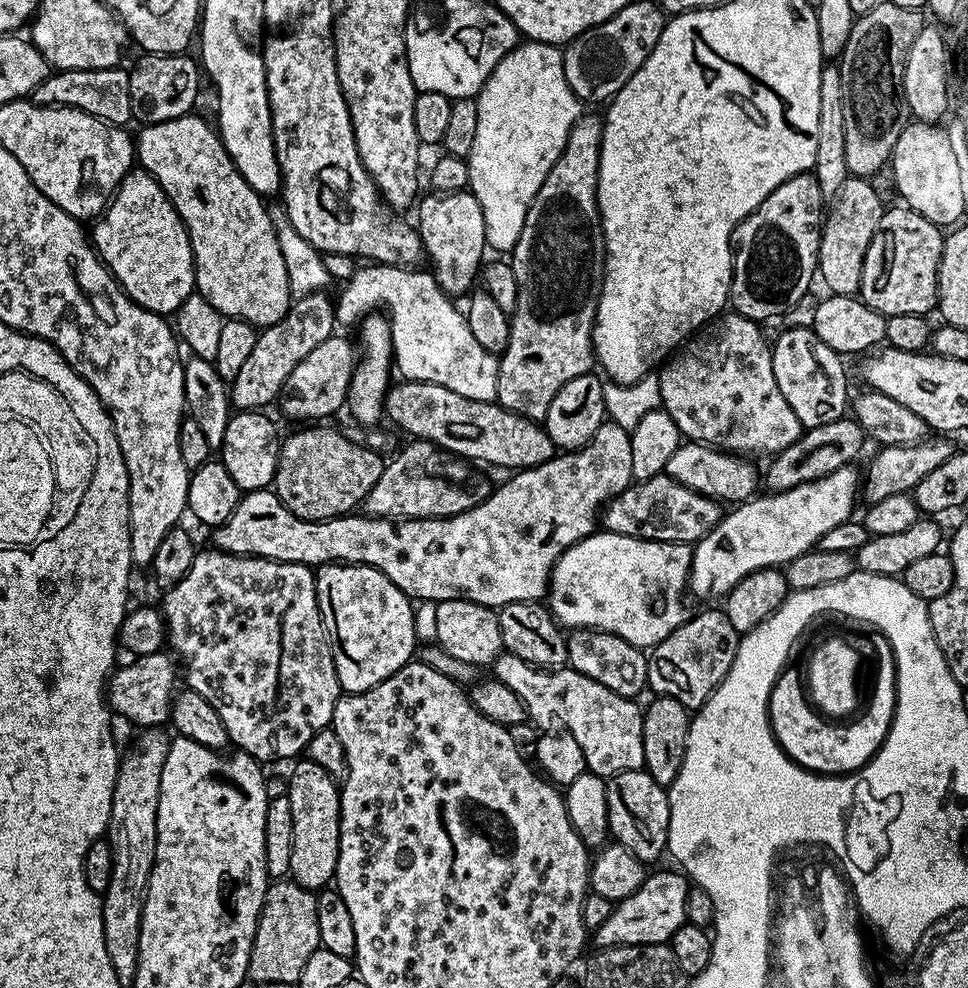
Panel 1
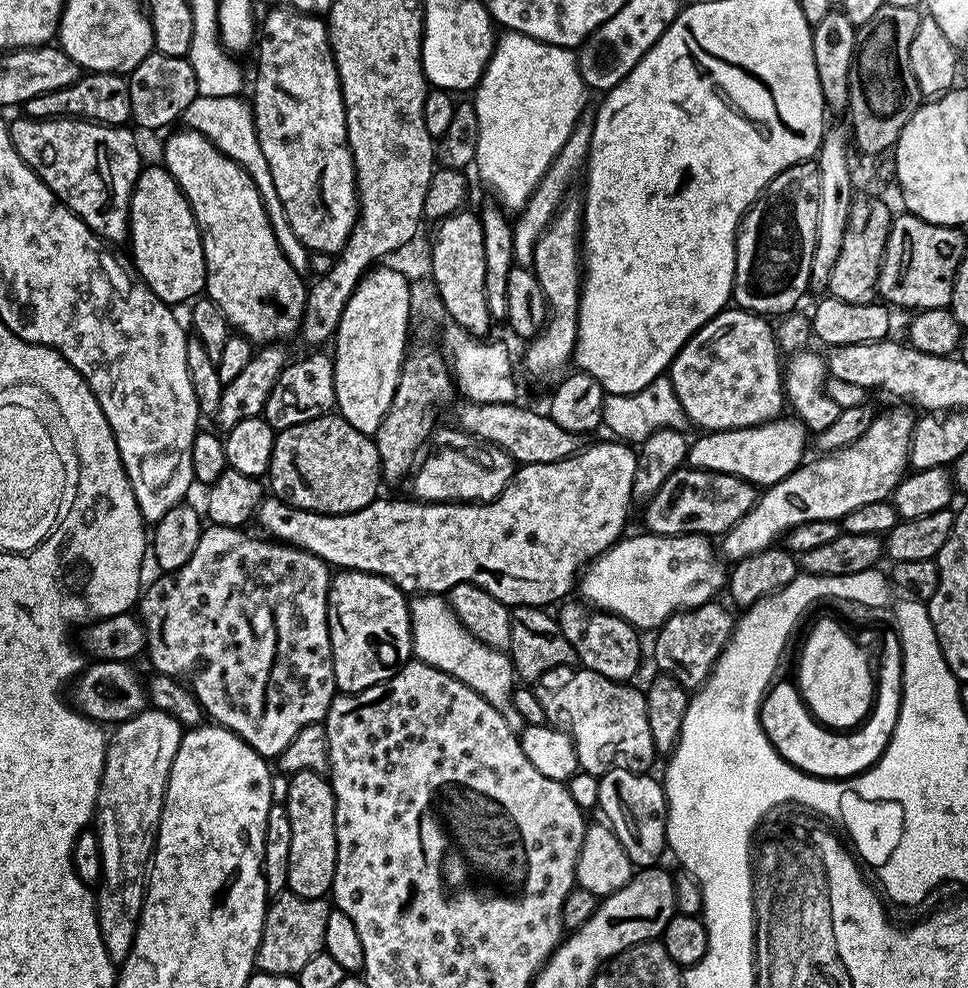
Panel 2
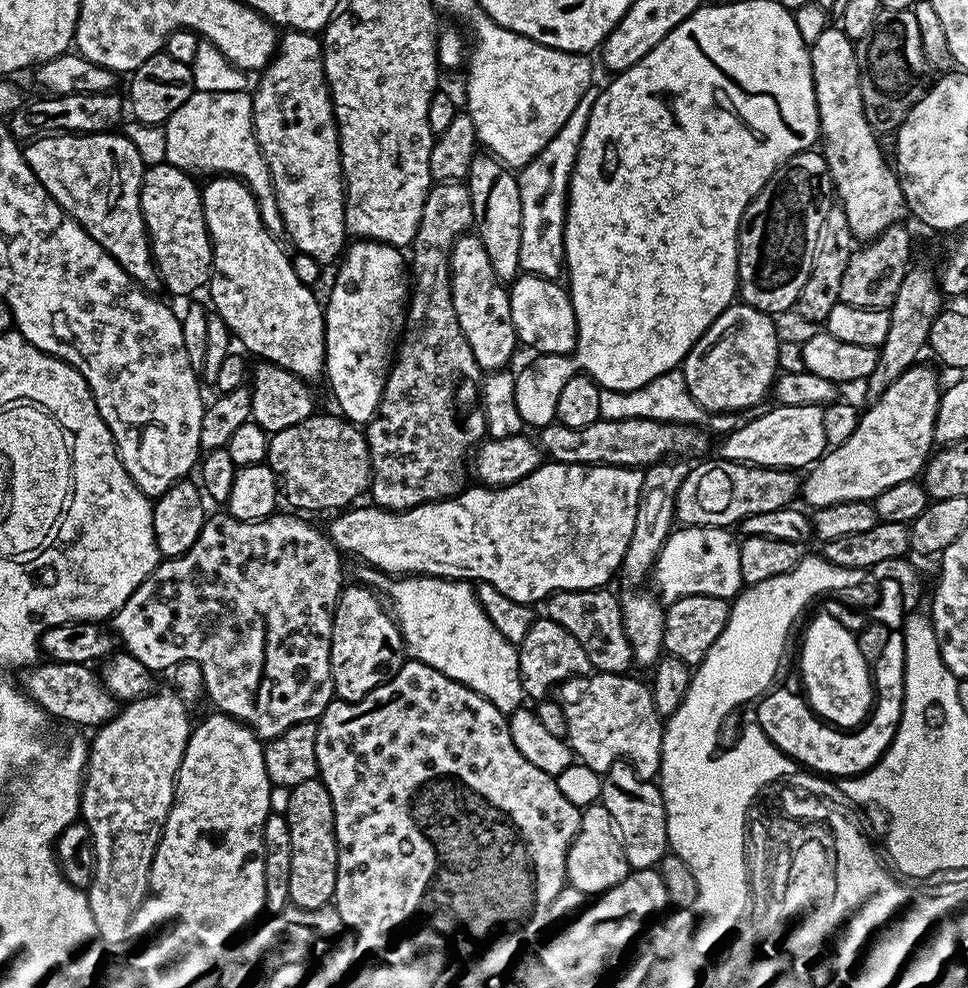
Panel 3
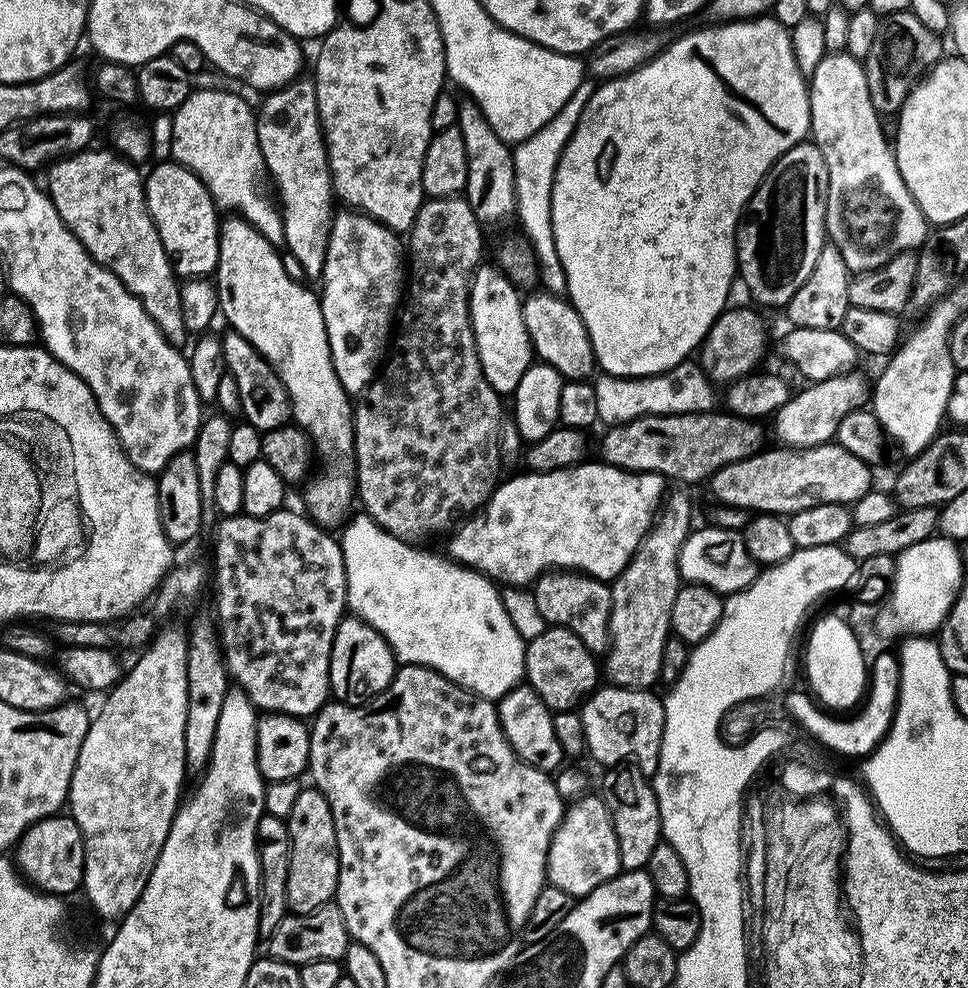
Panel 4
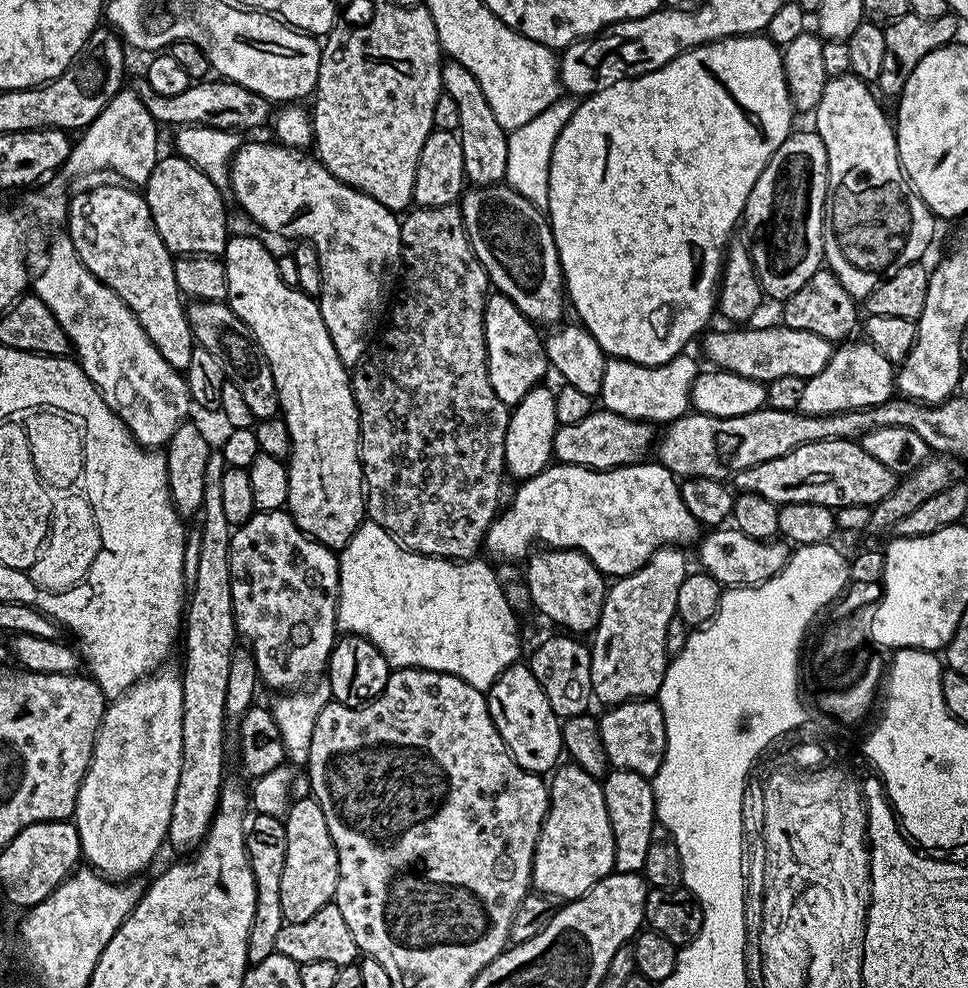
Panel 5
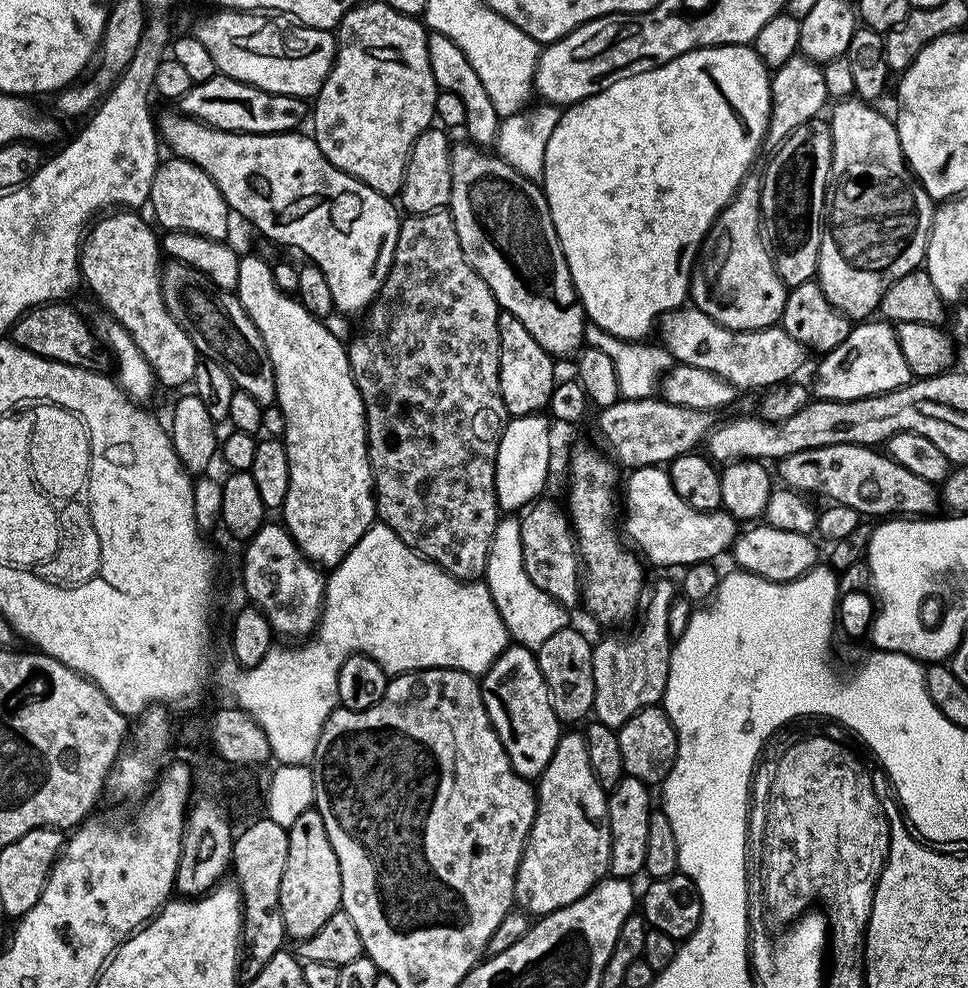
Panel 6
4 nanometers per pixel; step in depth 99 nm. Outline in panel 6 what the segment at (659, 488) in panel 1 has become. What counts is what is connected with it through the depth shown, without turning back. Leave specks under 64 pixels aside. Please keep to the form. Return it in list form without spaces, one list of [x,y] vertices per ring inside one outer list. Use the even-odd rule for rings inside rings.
[[[863,444],[802,450],[779,461],[778,468],[784,479],[781,480],[783,487],[805,494],[817,492],[825,496],[825,501],[854,506],[854,510],[858,510],[864,518],[892,518],[897,514],[908,518],[928,518],[942,500],[937,485],[926,482],[926,478],[918,478],[918,474],[910,474],[910,470],[898,466],[883,451]]]

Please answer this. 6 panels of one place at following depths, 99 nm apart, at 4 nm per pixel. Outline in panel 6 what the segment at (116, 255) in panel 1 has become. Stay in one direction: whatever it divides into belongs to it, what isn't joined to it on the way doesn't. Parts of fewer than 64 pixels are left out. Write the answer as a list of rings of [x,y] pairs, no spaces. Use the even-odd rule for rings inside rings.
[[[168,158],[158,165],[152,183],[151,208],[153,214],[156,215],[157,221],[155,220],[155,223],[157,225],[160,223],[161,229],[174,232],[191,232],[194,236],[205,236],[207,240],[227,241],[229,239],[228,216],[230,217],[230,209],[227,202],[222,198],[218,186],[214,186],[210,174],[206,174],[194,162],[189,160]]]

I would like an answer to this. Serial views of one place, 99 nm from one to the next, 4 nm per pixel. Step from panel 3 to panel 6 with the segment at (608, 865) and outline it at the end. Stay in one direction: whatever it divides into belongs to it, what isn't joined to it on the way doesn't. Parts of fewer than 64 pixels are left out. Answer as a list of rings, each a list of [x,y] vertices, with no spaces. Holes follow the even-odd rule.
[[[568,730],[563,733],[558,742],[558,746],[554,750],[554,758],[550,758],[550,762],[546,766],[546,770],[538,778],[538,787],[536,788],[536,817],[532,823],[532,829],[528,835],[528,841],[524,847],[524,853],[520,859],[518,866],[518,874],[516,875],[516,904],[523,911],[531,914],[533,917],[539,918],[548,915],[549,912],[558,910],[562,906],[570,906],[570,902],[581,900],[587,892],[596,885],[596,881],[603,880],[609,875],[610,869],[610,818],[608,817],[608,792],[598,782],[598,778],[594,778],[594,770],[590,770],[590,754],[586,754],[586,742],[584,741],[583,731]]]

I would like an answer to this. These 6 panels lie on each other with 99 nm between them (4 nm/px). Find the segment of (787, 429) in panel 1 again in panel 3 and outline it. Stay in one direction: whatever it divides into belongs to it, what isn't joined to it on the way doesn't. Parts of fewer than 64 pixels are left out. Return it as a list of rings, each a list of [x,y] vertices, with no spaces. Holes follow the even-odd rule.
[[[743,302],[729,304],[727,310],[718,314],[714,322],[694,342],[694,346],[686,354],[682,371],[685,376],[686,386],[693,396],[694,402],[704,408],[709,414],[719,413],[743,413],[743,408],[752,408],[764,400],[764,395],[771,393],[774,381],[778,375],[778,346],[781,337],[776,336],[776,324],[771,315],[754,306]]]

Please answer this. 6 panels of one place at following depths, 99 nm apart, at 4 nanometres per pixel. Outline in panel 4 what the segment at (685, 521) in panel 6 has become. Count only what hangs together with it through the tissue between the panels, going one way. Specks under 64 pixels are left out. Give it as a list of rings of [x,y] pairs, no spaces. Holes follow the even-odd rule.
[[[581,462],[575,464],[572,468],[550,470],[549,472],[525,471],[523,473],[524,476],[520,476],[521,474],[509,475],[503,482],[497,483],[496,489],[492,491],[492,497],[484,504],[484,507],[479,512],[473,512],[447,537],[447,539],[449,538],[447,555],[455,560],[457,564],[462,564],[465,568],[473,568],[475,572],[481,572],[489,580],[499,582],[504,586],[528,586],[539,576],[543,576],[544,573],[553,570],[585,572],[586,575],[605,582],[615,580],[617,576],[622,574],[622,570],[626,570],[630,558],[634,558],[638,546],[644,540],[644,535],[652,527],[658,515],[658,509],[666,495],[666,487],[664,488],[666,480],[665,477],[660,476],[657,472],[627,472],[621,468],[615,468],[613,464],[603,462],[597,462],[597,464],[588,463]]]

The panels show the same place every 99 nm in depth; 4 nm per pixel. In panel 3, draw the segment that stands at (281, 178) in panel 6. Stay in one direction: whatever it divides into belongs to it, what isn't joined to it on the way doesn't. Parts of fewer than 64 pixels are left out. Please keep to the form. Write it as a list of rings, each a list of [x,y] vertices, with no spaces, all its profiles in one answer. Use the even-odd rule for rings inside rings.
[[[355,239],[347,245],[336,272],[336,285],[324,309],[324,370],[328,388],[336,399],[339,415],[357,426],[366,426],[376,416],[394,353],[404,331],[406,297],[410,292],[410,268],[401,249],[377,240]]]

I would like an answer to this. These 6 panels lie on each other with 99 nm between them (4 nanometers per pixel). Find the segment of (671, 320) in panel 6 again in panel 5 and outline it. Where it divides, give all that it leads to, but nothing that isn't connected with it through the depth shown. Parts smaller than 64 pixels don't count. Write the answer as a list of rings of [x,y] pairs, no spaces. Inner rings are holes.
[[[732,326],[729,332],[703,333],[704,356],[709,365],[717,369],[742,374],[742,378],[754,378],[761,382],[769,382],[787,375],[797,375],[803,380],[818,374],[830,362],[834,351],[833,341],[818,338],[818,334],[810,334],[806,330],[794,330],[777,326],[777,328],[748,328],[752,326]]]

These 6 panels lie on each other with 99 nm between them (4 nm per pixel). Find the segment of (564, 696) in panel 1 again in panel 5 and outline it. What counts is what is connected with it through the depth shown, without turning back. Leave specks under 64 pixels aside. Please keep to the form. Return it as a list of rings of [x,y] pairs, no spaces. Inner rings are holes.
[[[655,699],[627,700],[624,704],[613,704],[607,709],[605,716],[599,717],[602,744],[606,746],[609,765],[613,769],[625,768],[649,778],[656,776],[662,766],[662,758],[666,754],[666,722],[664,711]]]

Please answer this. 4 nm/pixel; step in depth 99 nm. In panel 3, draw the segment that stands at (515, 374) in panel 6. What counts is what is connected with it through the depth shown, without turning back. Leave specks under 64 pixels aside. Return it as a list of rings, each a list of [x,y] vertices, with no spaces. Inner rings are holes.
[[[479,236],[458,237],[452,247],[448,272],[452,276],[454,314],[458,314],[458,326],[462,326],[466,342],[470,342],[470,350],[474,350],[476,365],[488,374],[507,369],[518,349],[514,318],[510,318],[508,288],[494,274],[494,266],[490,266],[486,246],[482,246]]]

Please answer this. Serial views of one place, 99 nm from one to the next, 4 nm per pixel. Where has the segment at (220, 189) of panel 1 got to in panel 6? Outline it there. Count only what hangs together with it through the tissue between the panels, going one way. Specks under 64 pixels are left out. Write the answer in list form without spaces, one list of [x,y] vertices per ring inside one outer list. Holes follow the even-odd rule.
[[[246,254],[240,256],[238,282],[234,289],[234,295],[240,300],[240,305],[246,310],[250,322],[254,322],[258,334],[262,334],[262,342],[266,342],[266,350],[270,354],[270,362],[272,363],[274,378],[276,379],[276,403],[280,405],[284,415],[284,435],[282,439],[284,449],[286,450],[286,458],[288,459],[288,469],[290,470],[290,486],[286,490],[286,502],[282,509],[282,515],[284,515],[282,523],[288,529],[288,533],[294,538],[294,542],[300,547],[302,554],[307,560],[312,561],[317,566],[323,566],[325,569],[331,570],[342,562],[342,558],[346,558],[346,554],[350,554],[350,550],[354,550],[354,546],[358,546],[358,542],[378,520],[376,497],[372,483],[372,467],[368,461],[368,427],[364,421],[364,403],[358,394],[358,386],[352,377],[350,362],[348,361],[348,349],[345,341],[343,339],[340,341],[324,325],[327,323],[321,317],[310,314],[310,310],[306,310],[306,306],[301,304],[295,295],[286,293],[278,287],[274,282],[272,264],[269,261],[264,261],[260,256],[246,256]]]

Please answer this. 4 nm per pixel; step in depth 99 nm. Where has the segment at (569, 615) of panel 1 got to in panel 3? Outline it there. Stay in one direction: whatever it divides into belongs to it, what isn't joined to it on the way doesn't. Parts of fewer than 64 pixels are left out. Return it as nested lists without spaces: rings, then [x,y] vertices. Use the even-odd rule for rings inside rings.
[[[680,526],[673,530],[650,569],[650,580],[656,583],[659,599],[671,602],[690,594],[706,594],[731,601],[744,584],[740,545],[732,534],[726,528]]]

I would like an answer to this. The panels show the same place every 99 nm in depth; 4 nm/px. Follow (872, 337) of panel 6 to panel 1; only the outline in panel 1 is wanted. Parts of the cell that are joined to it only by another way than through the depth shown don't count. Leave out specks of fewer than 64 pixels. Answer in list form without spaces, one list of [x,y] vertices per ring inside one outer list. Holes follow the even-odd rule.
[[[682,442],[670,457],[666,472],[678,482],[682,482],[682,486],[711,496],[713,500],[729,500],[729,505],[735,506],[753,499],[761,487],[761,477],[758,472],[756,476],[756,468],[751,463],[755,464],[743,455],[725,452],[710,444]]]

